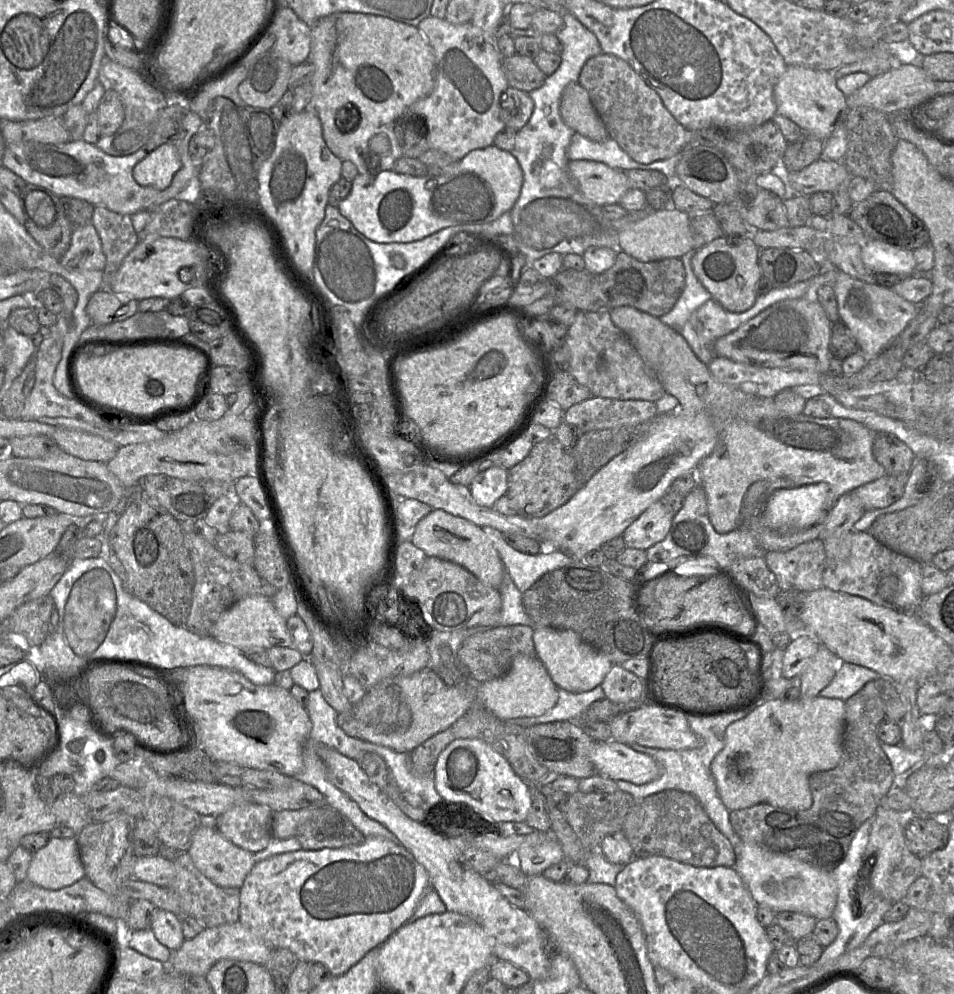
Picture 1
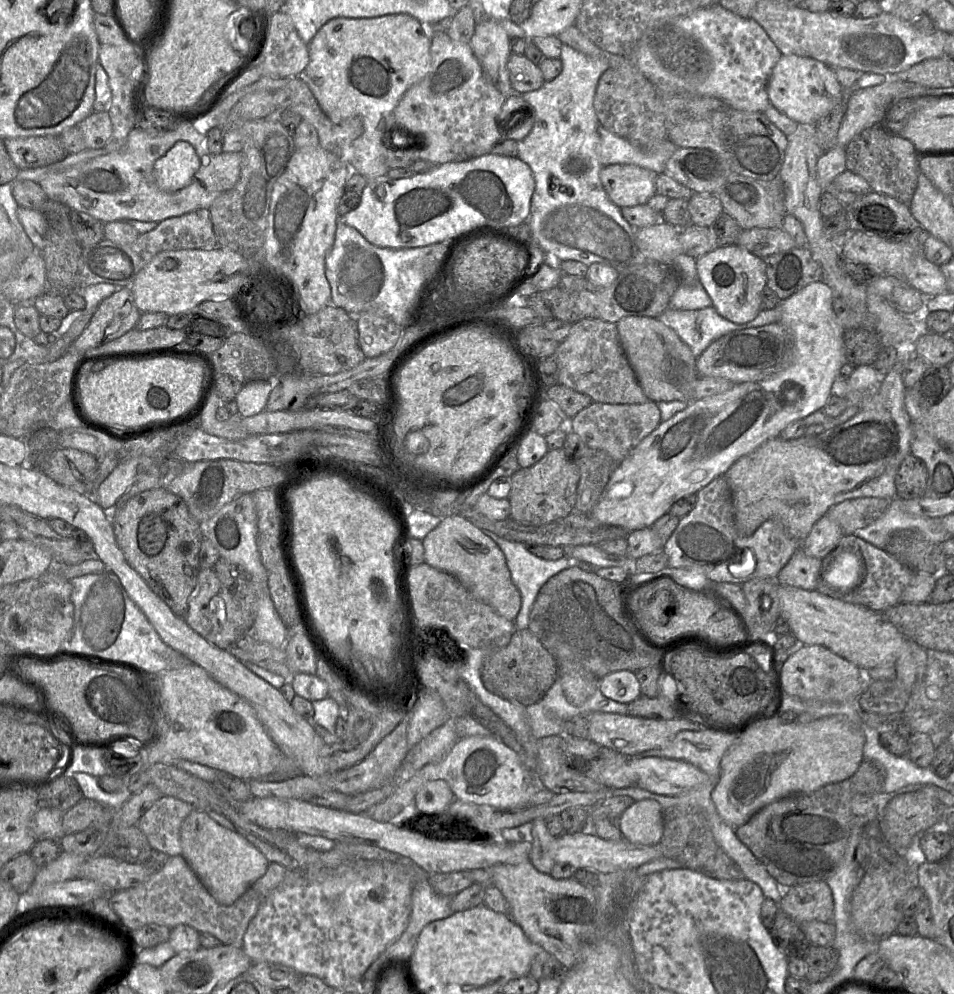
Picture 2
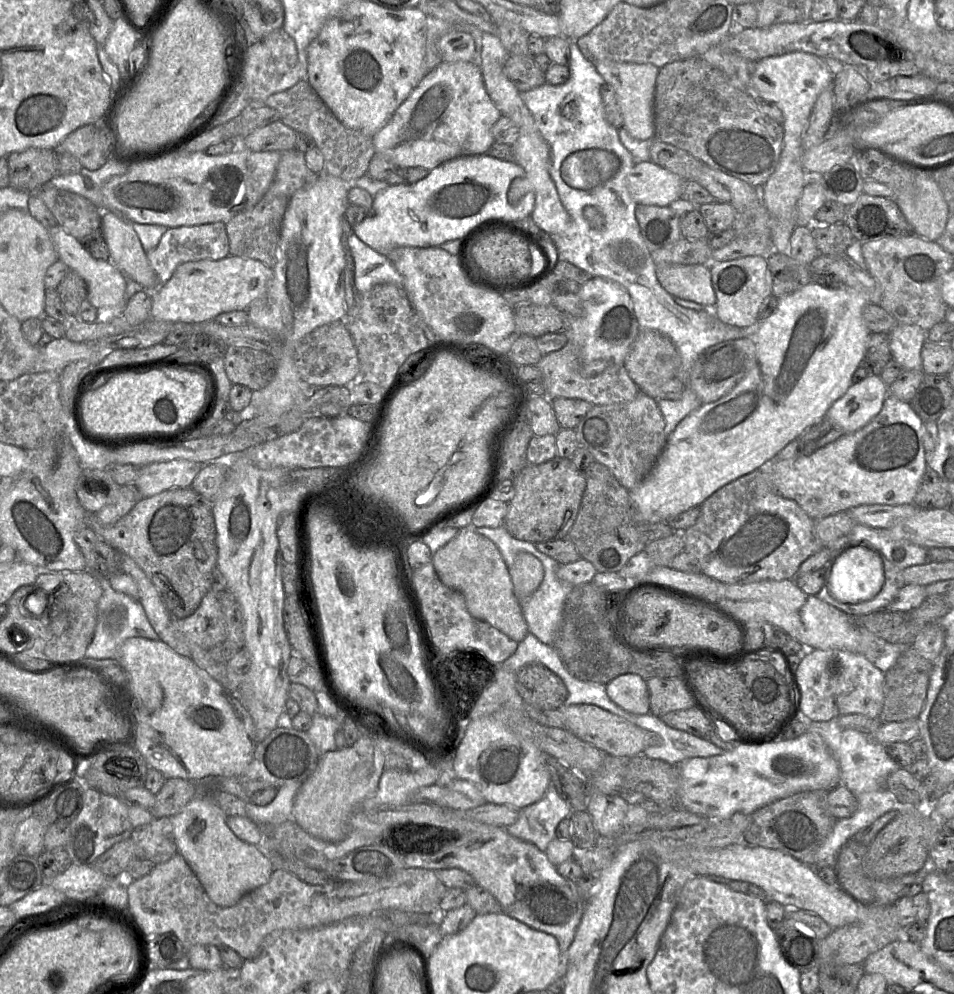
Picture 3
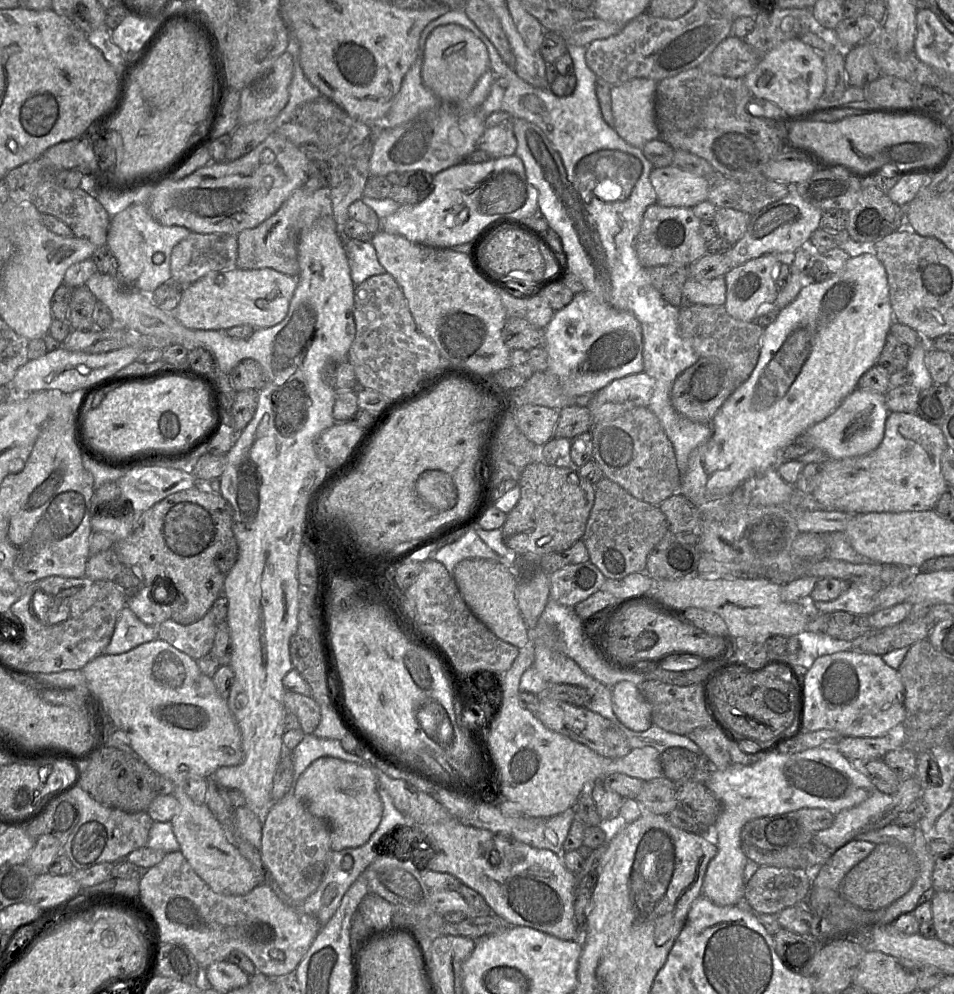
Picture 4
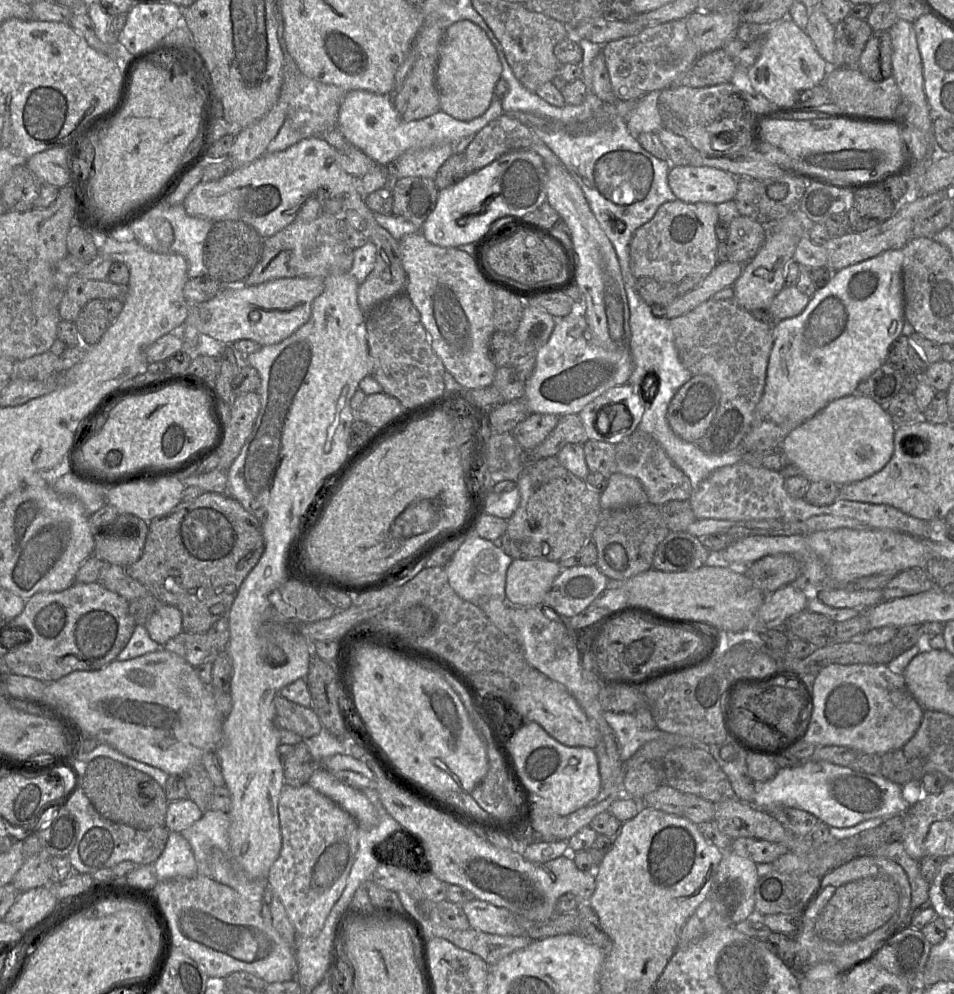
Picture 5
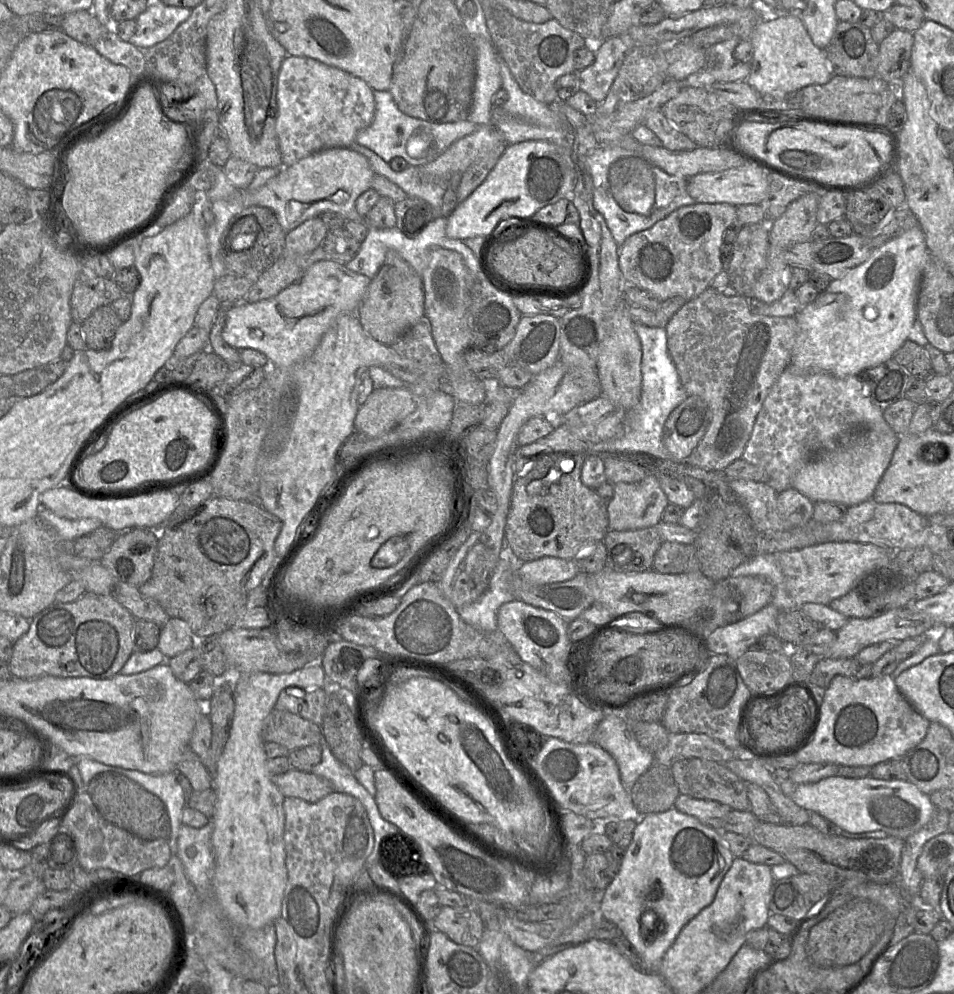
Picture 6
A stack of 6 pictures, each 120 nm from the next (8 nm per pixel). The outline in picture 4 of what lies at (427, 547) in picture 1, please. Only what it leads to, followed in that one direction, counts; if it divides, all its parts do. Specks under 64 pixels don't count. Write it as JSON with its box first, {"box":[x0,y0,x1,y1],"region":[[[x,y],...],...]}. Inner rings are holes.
{"box":[452,559,529,649],"region":[[[464,559],[455,566],[452,576],[471,612],[492,633],[518,649],[527,644],[529,630],[518,609],[516,578],[508,566],[488,559]]]}

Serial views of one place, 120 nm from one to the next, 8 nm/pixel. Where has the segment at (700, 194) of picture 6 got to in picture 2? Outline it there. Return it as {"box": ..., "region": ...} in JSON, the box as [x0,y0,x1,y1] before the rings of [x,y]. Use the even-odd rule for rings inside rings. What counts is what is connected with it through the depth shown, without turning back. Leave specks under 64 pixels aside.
{"box":[600,164,657,207],"region":[[[607,164],[600,179],[610,200],[622,207],[647,204],[656,193],[657,173],[631,164]]]}

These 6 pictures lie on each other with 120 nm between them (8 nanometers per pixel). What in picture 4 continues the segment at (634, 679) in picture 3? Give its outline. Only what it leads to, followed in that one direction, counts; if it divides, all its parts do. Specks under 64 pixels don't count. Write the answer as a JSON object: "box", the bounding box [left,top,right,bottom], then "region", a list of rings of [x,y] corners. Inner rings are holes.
{"box":[611,681,651,732],"region":[[[620,681],[611,688],[611,694],[613,711],[625,726],[637,732],[651,727],[651,708],[637,685]]]}

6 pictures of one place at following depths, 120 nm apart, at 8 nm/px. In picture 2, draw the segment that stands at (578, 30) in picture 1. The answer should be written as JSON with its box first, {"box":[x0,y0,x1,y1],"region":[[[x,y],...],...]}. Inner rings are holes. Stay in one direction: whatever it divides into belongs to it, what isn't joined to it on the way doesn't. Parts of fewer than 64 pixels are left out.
{"box":[517,44,648,272],"region":[[[567,44],[562,45],[560,59],[562,71],[555,79],[545,81],[537,90],[521,94],[535,110],[531,131],[523,140],[517,141],[517,157],[530,166],[535,178],[530,214],[525,222],[531,228],[532,241],[547,253],[551,261],[575,260],[587,266],[603,263],[620,272],[648,260],[638,249],[636,229],[623,217],[621,208],[610,200],[600,179],[605,165],[599,157],[600,124],[594,98],[598,81],[609,64],[605,58],[593,58]]]}

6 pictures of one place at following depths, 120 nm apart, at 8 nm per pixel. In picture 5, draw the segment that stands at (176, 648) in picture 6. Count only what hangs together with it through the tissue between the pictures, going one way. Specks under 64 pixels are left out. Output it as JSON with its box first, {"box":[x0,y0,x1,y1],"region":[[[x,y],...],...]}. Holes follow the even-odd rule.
{"box":[145,604,183,647],"region":[[[159,604],[146,622],[145,628],[149,636],[163,647],[183,631],[181,612],[176,607]]]}

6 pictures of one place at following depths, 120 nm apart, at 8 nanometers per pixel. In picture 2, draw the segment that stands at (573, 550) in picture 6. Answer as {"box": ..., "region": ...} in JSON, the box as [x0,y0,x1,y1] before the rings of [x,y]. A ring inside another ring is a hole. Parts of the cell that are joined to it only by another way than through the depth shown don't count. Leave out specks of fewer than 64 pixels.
{"box":[510,449,580,526],"region":[[[561,449],[549,450],[545,456],[528,468],[520,468],[511,476],[510,518],[530,526],[540,526],[564,519],[575,510],[580,472]]]}

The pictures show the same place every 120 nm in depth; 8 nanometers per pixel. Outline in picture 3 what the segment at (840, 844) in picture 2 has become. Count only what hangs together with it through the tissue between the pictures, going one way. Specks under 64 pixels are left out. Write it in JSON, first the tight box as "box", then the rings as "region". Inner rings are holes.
{"box":[744,790,838,866],"region":[[[826,790],[801,792],[757,810],[744,832],[748,846],[778,850],[803,864],[814,866],[815,853],[838,821],[829,812],[828,794]]]}

